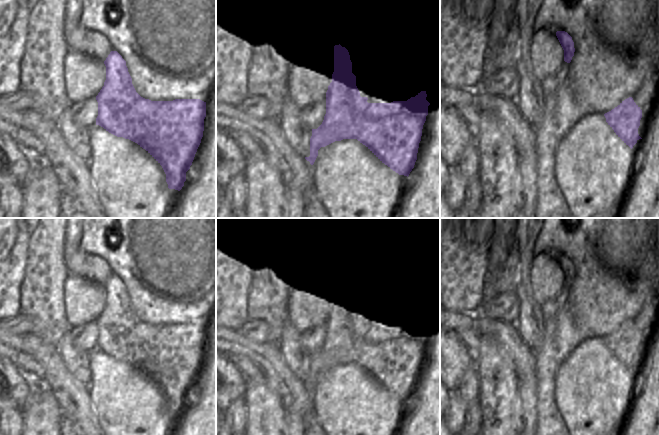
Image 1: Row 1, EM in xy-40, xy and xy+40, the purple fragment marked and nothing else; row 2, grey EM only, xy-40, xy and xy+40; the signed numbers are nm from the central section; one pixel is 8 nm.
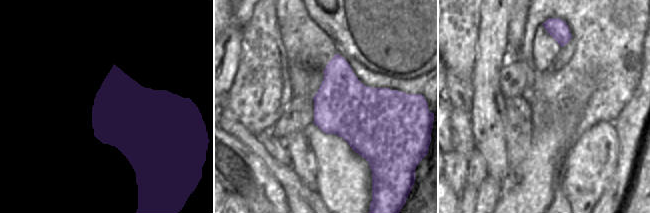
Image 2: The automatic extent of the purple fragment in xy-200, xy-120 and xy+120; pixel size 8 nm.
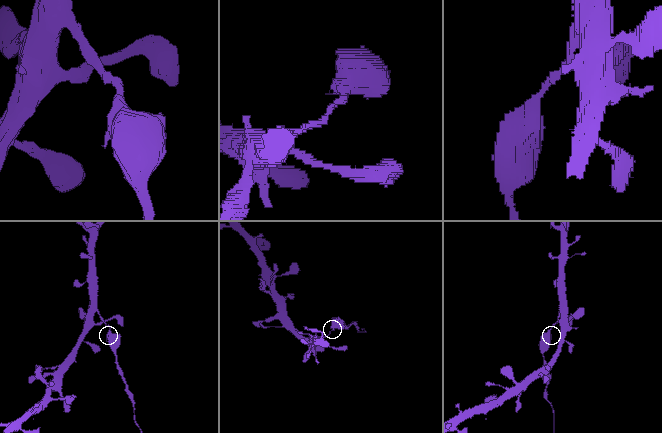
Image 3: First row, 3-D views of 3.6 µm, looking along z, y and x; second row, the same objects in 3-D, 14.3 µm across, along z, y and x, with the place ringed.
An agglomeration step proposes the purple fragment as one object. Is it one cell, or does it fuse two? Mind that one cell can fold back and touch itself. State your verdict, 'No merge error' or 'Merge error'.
Merge error.

